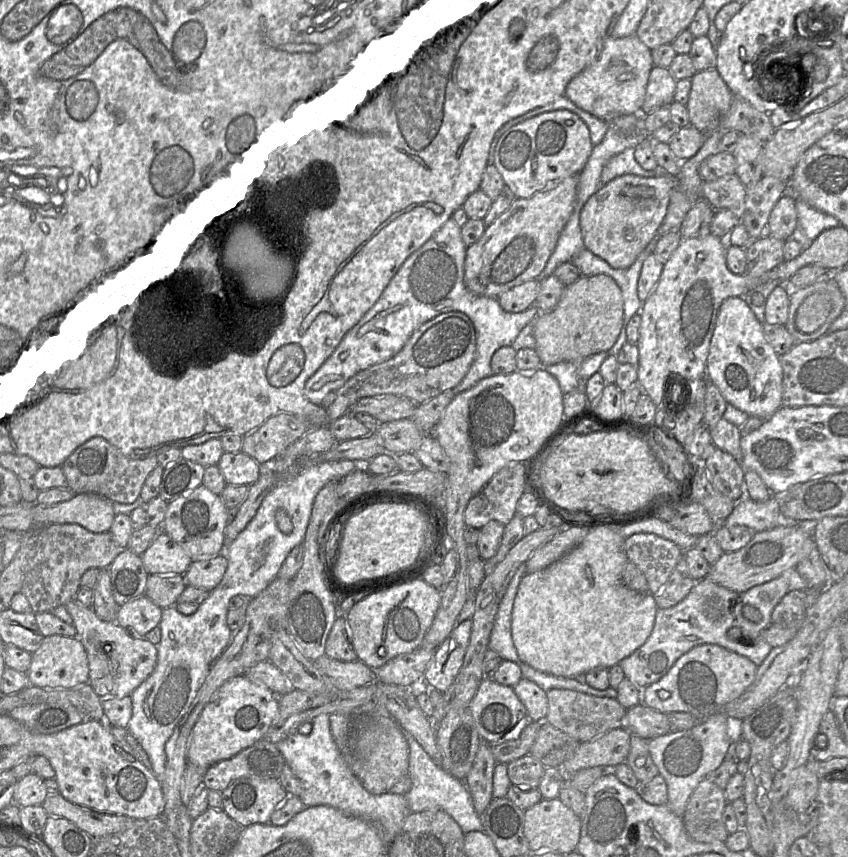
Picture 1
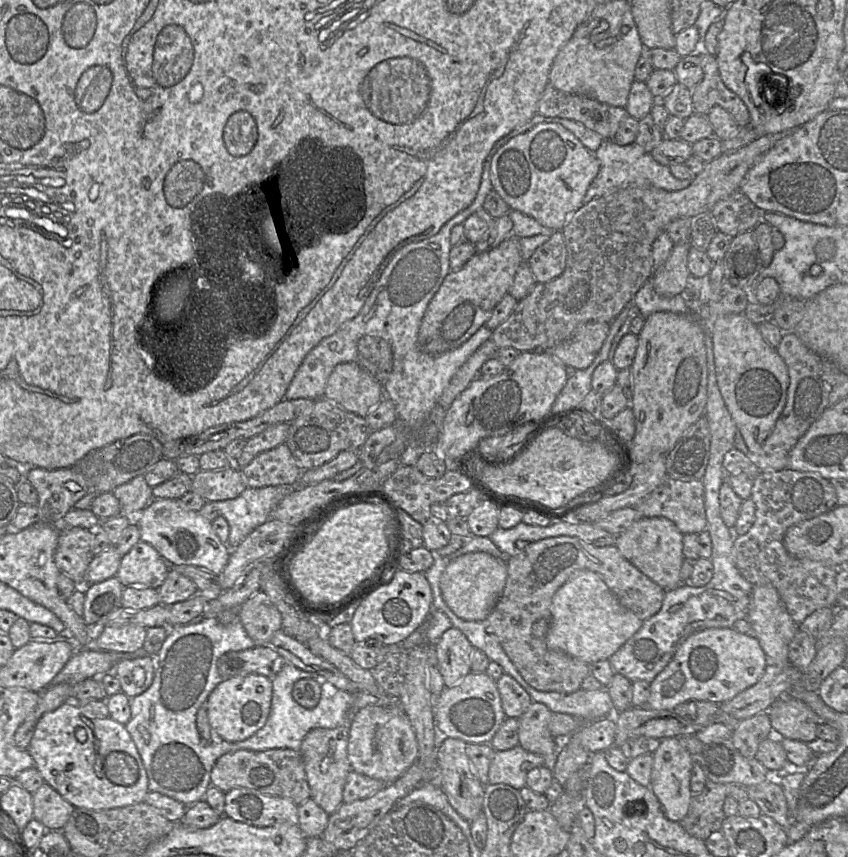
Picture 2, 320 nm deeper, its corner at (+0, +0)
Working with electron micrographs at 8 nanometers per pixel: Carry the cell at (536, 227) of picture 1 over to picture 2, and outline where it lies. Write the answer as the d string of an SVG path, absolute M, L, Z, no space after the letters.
M510 235L498 246L476 253L458 271L444 278L430 300L418 331L420 349L432 356L454 350L466 342L491 317L494 308L512 286L514 276L522 265L519 239Z

